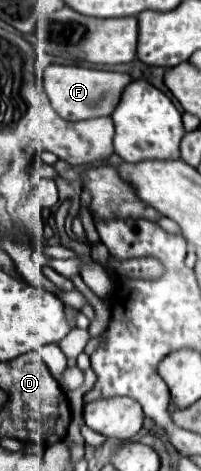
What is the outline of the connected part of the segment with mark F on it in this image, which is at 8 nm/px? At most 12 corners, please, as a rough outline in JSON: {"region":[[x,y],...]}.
{"region":[[48,65],[44,91],[66,121],[112,115],[128,73]]}

